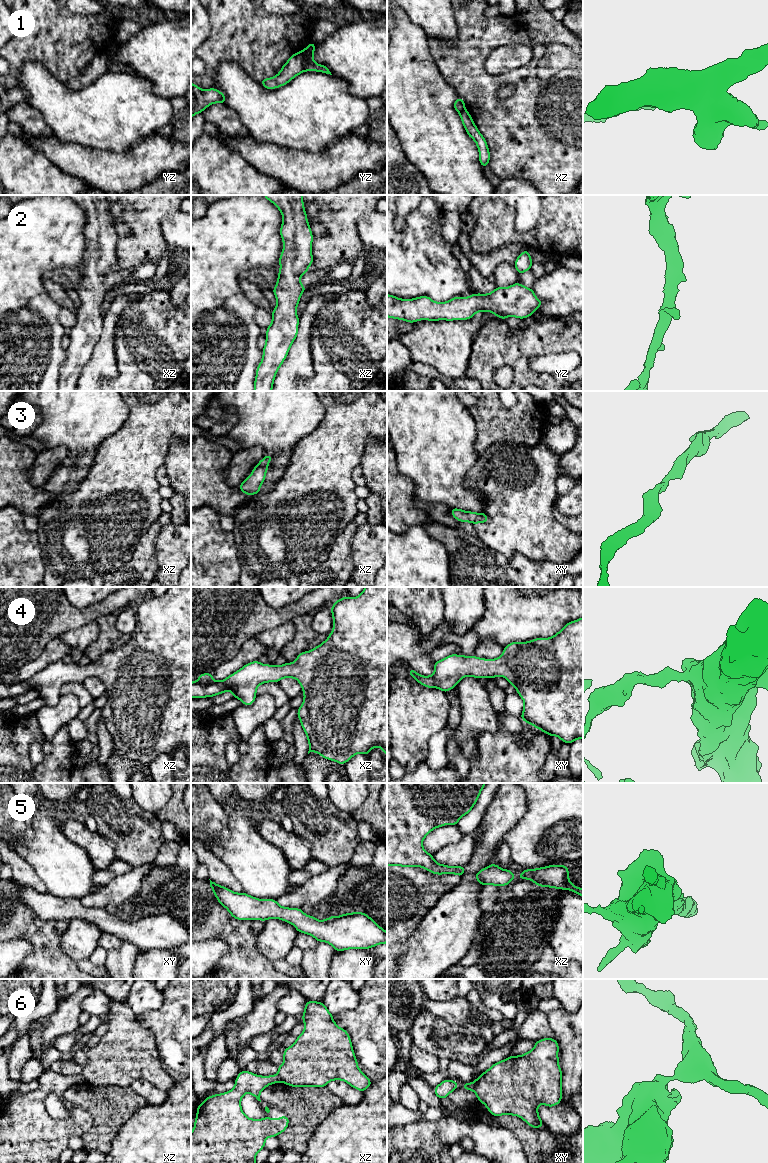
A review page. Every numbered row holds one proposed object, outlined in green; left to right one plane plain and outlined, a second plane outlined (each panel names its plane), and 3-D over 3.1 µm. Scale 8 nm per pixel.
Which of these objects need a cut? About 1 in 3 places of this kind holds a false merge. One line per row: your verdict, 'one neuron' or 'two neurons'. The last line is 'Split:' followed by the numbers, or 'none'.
1: two neurons
2: one neuron
3: one neuron
4: one neuron
5: one neuron
6: two neurons
Split: 1, 6

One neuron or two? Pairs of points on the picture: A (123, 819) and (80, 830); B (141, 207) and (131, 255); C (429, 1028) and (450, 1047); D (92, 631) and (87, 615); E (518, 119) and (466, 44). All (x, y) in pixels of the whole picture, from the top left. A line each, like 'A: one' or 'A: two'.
A: two
B: one
C: one
D: two
E: one

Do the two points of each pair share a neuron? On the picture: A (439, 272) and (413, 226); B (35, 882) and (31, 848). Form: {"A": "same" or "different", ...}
{"A": "same", "B": "different"}

